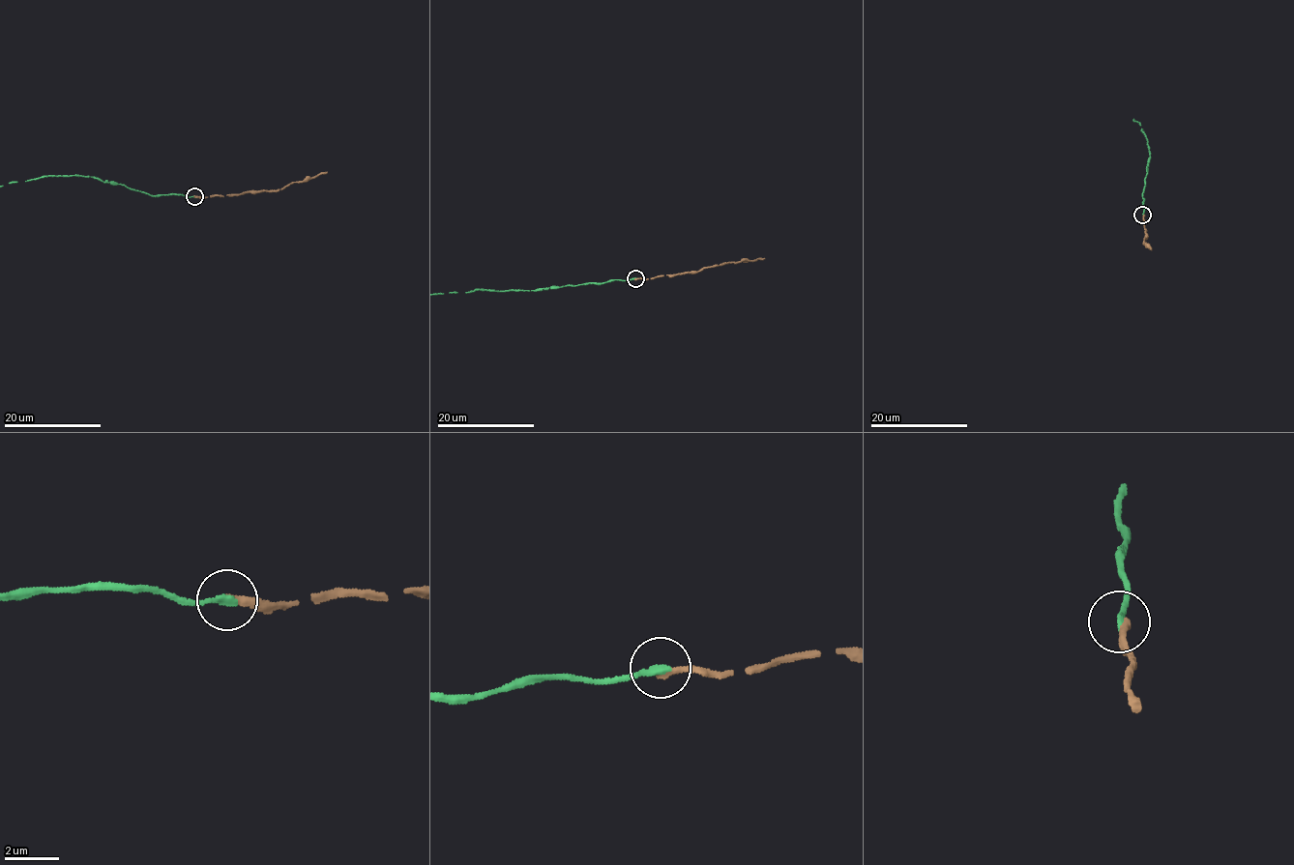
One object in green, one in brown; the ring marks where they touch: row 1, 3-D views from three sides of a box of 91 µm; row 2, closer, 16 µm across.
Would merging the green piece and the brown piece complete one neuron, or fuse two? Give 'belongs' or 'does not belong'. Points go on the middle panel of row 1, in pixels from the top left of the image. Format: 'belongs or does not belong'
does not belong

